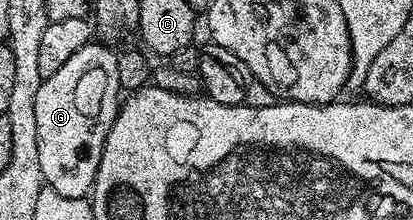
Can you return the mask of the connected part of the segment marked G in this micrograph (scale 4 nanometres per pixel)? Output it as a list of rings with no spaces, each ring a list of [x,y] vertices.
[[[91,43],[80,47],[56,75],[45,78],[36,91],[36,139],[40,151],[40,171],[43,182],[60,195],[86,197],[94,188],[108,131],[118,118],[120,108],[120,79],[116,72],[118,53],[109,44]]]

